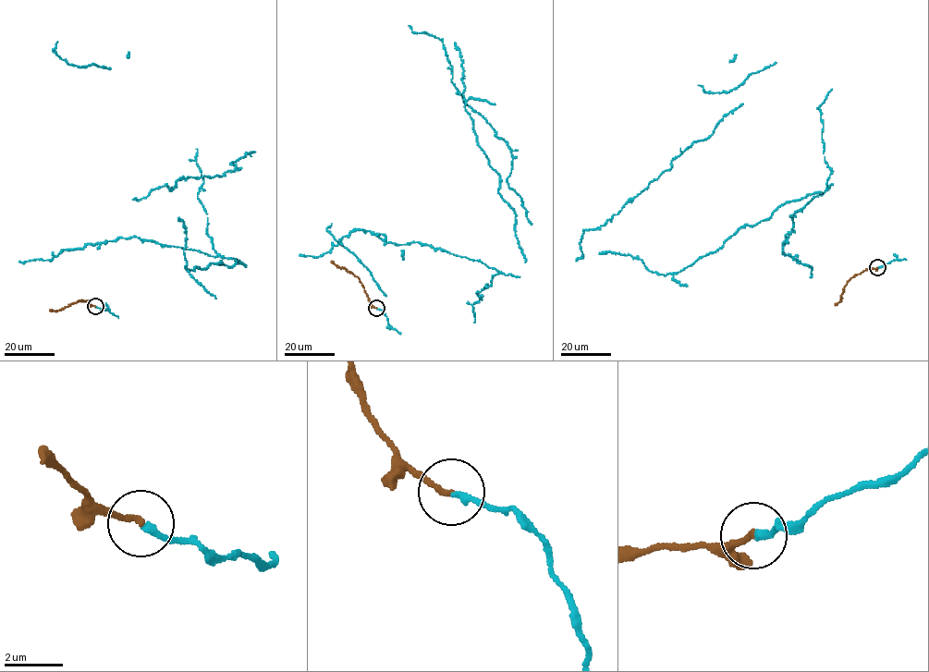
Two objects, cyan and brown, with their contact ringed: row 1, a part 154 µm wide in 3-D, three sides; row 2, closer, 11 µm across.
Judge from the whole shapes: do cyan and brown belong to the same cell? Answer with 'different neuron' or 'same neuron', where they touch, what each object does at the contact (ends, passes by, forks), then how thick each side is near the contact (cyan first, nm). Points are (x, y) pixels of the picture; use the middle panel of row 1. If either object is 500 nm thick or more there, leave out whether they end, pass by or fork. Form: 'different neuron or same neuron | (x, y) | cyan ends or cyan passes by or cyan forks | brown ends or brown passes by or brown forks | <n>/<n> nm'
same neuron | (376, 308) | cyan ends | brown ends | 240/180 nm

